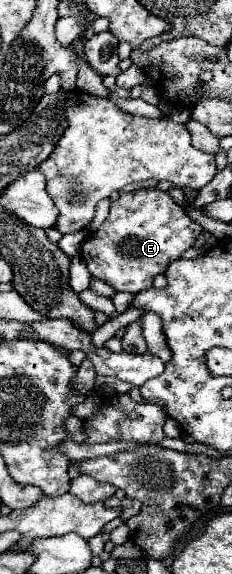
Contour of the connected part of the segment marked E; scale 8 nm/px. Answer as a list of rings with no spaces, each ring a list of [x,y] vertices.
[[[157,187],[121,193],[113,201],[107,219],[97,233],[83,241],[81,259],[89,273],[115,287],[117,291],[141,293],[153,287],[153,277],[163,275],[171,261],[179,259],[201,235],[203,227],[195,223],[175,199]]]

